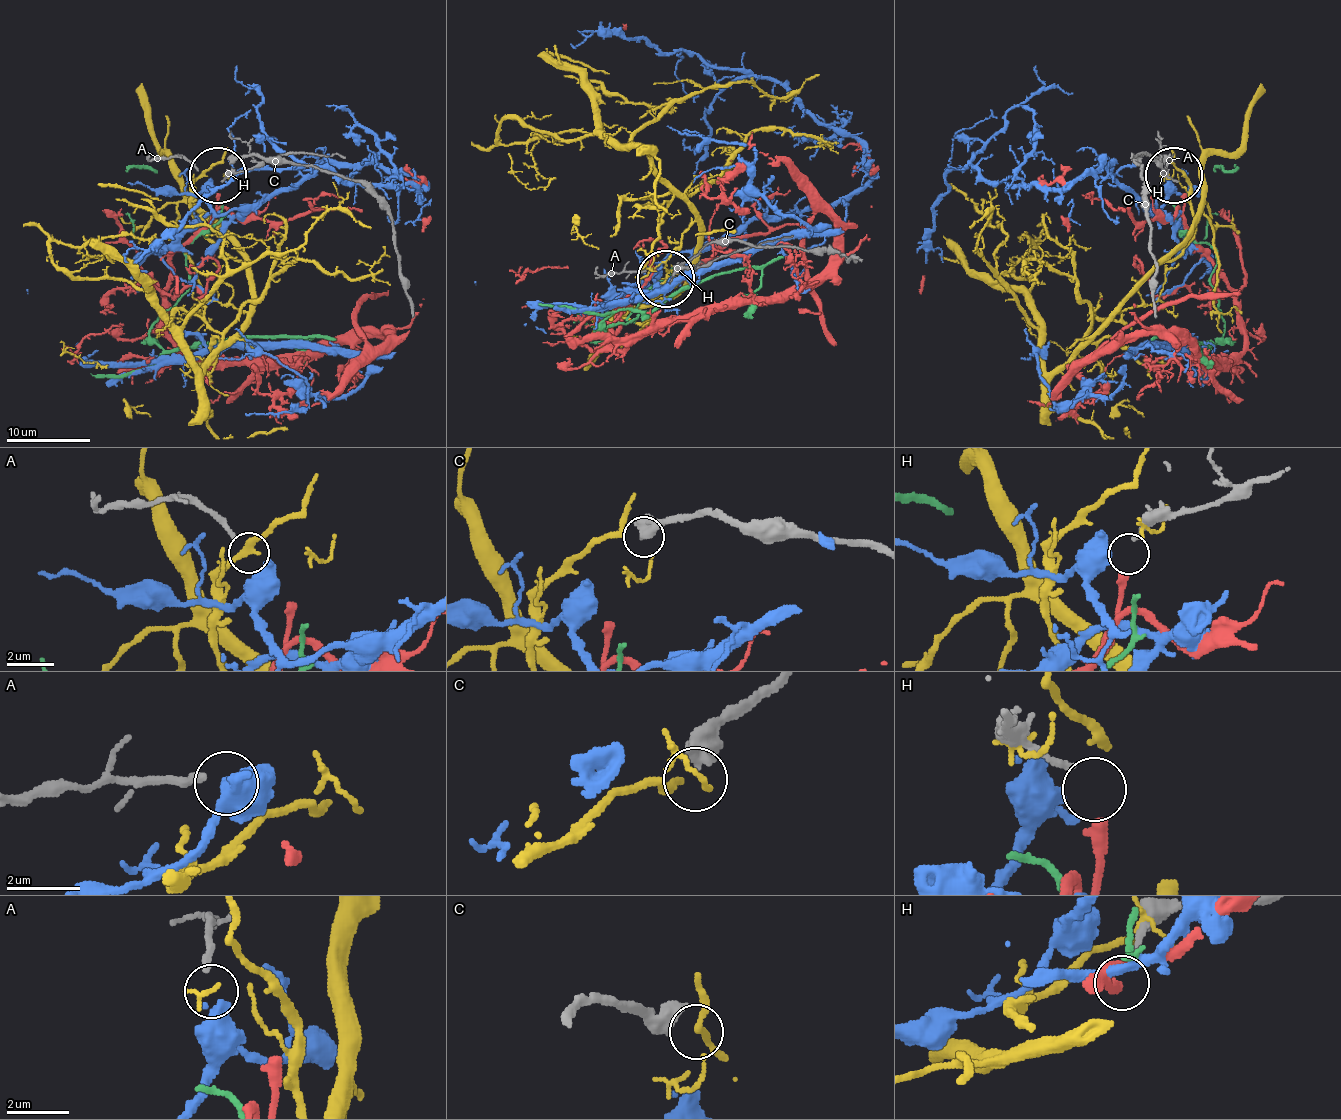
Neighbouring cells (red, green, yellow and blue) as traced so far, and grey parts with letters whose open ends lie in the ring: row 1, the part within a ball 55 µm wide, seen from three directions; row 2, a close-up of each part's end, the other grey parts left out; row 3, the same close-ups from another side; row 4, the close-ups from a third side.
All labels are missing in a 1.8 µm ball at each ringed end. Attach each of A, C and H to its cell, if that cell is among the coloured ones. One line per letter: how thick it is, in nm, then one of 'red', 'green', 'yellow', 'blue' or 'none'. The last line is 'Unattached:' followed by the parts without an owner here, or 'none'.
A: 200 nm | blue
C: 650 nm | none
H: 170 nm | red
Unattached: C

